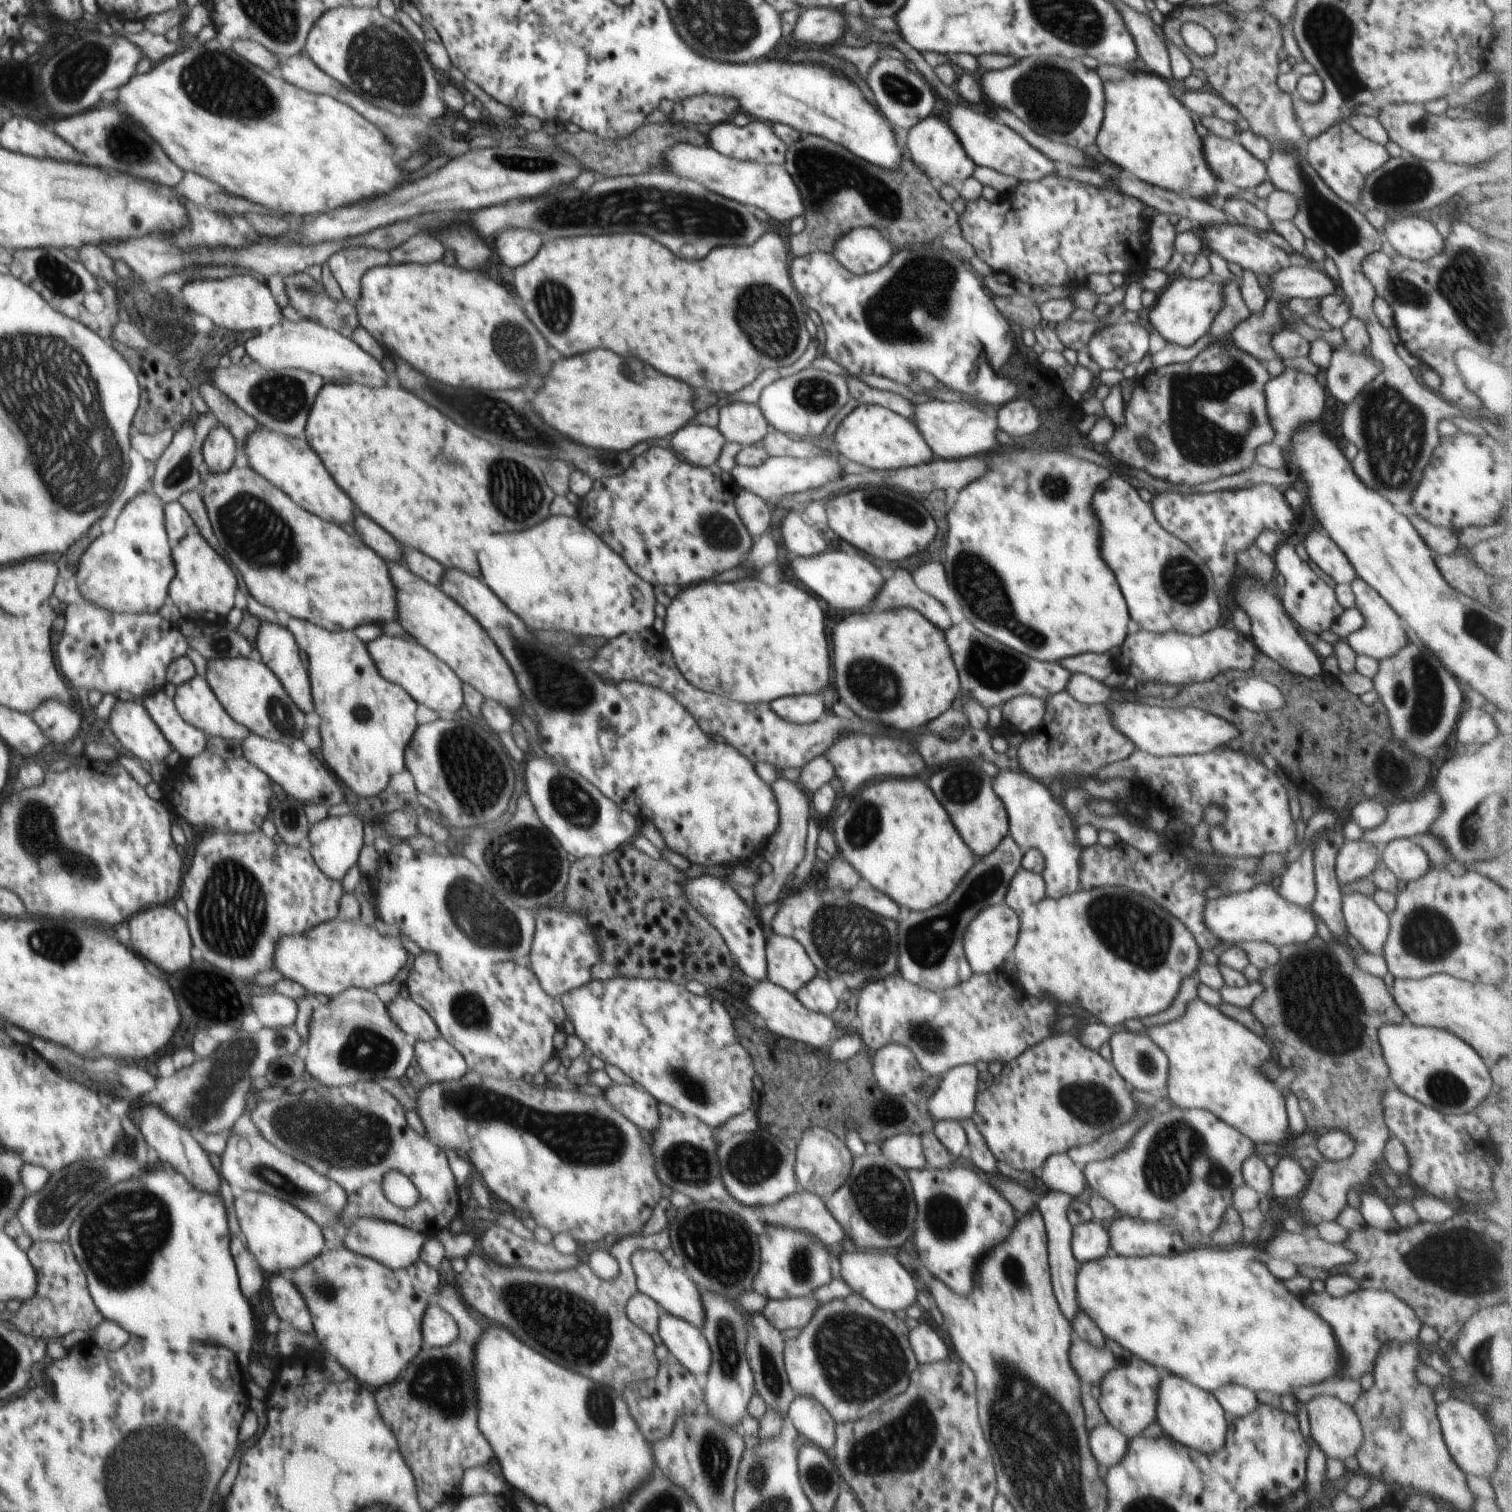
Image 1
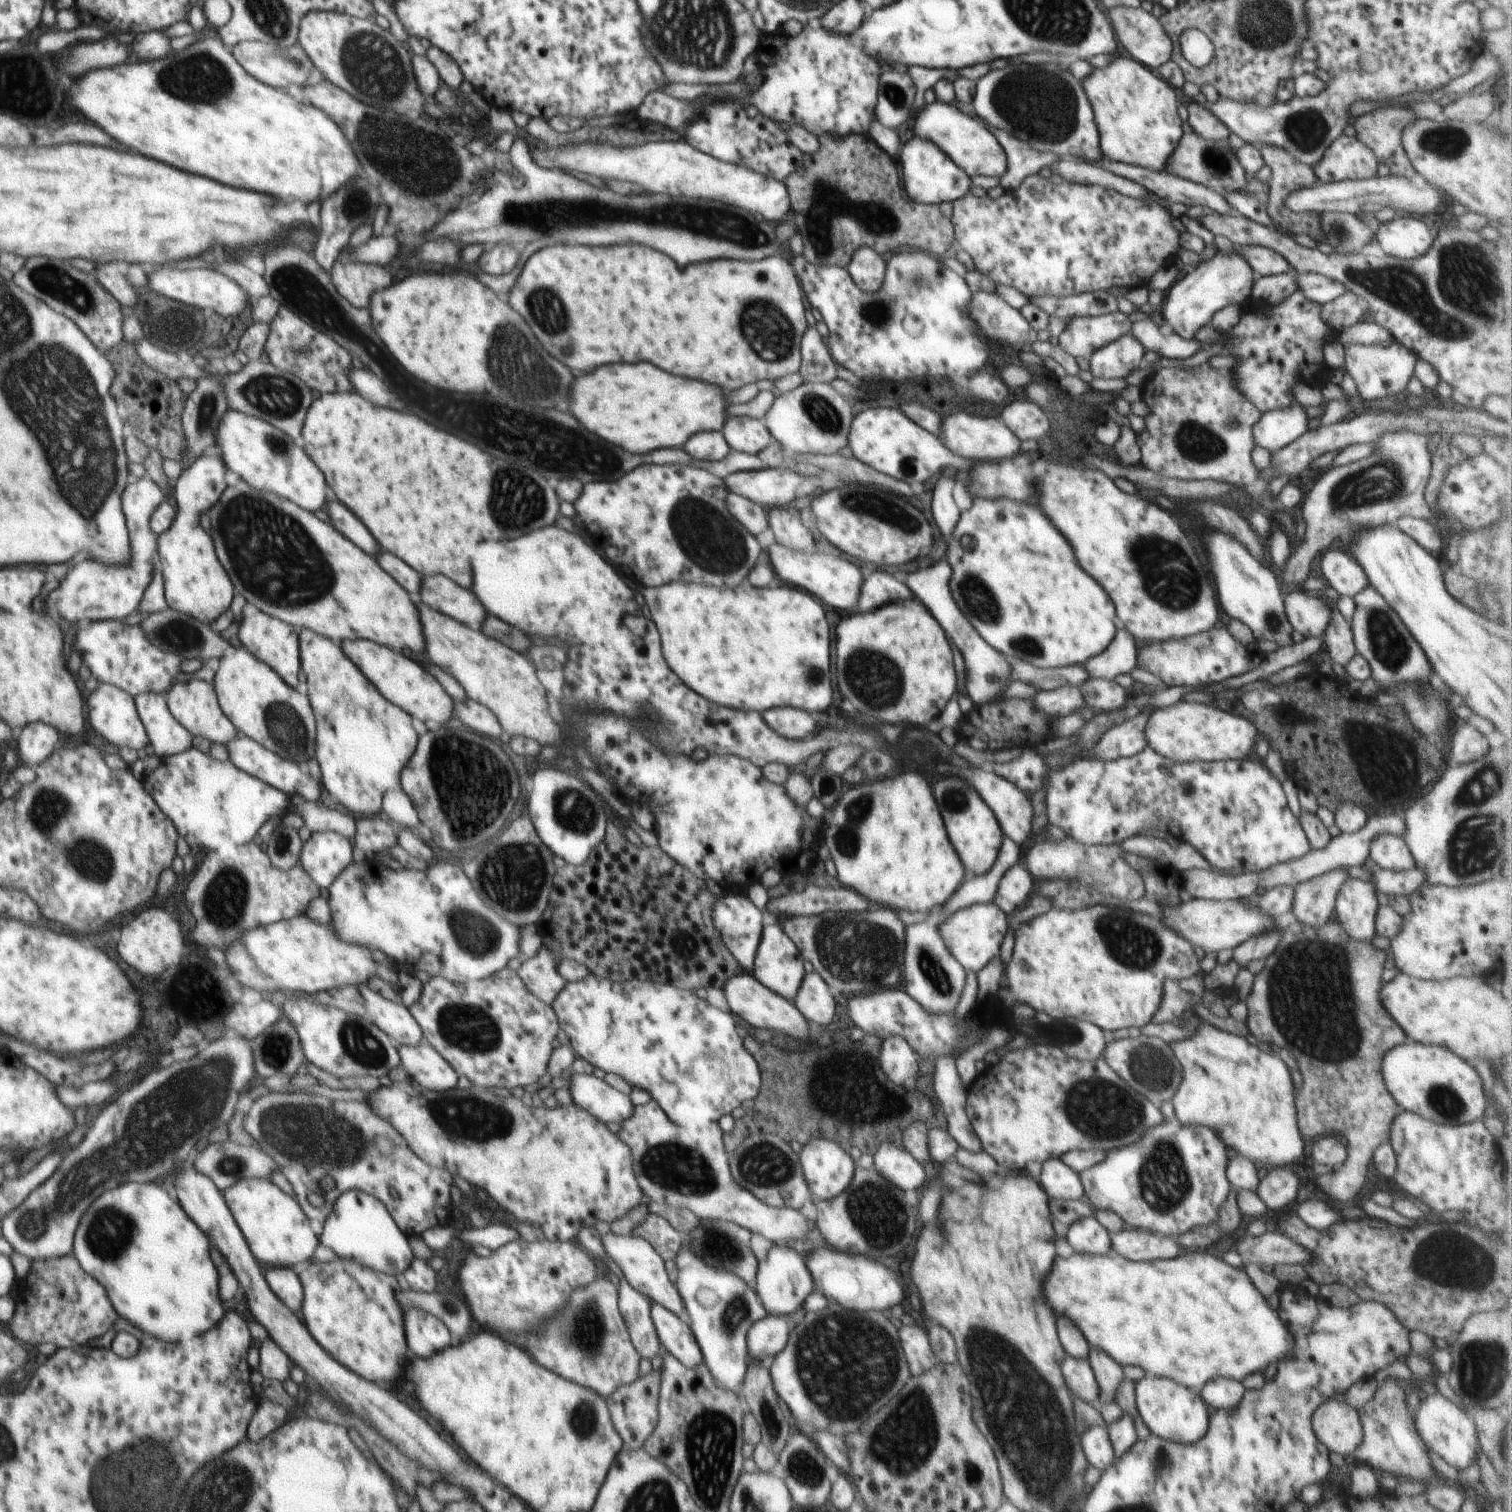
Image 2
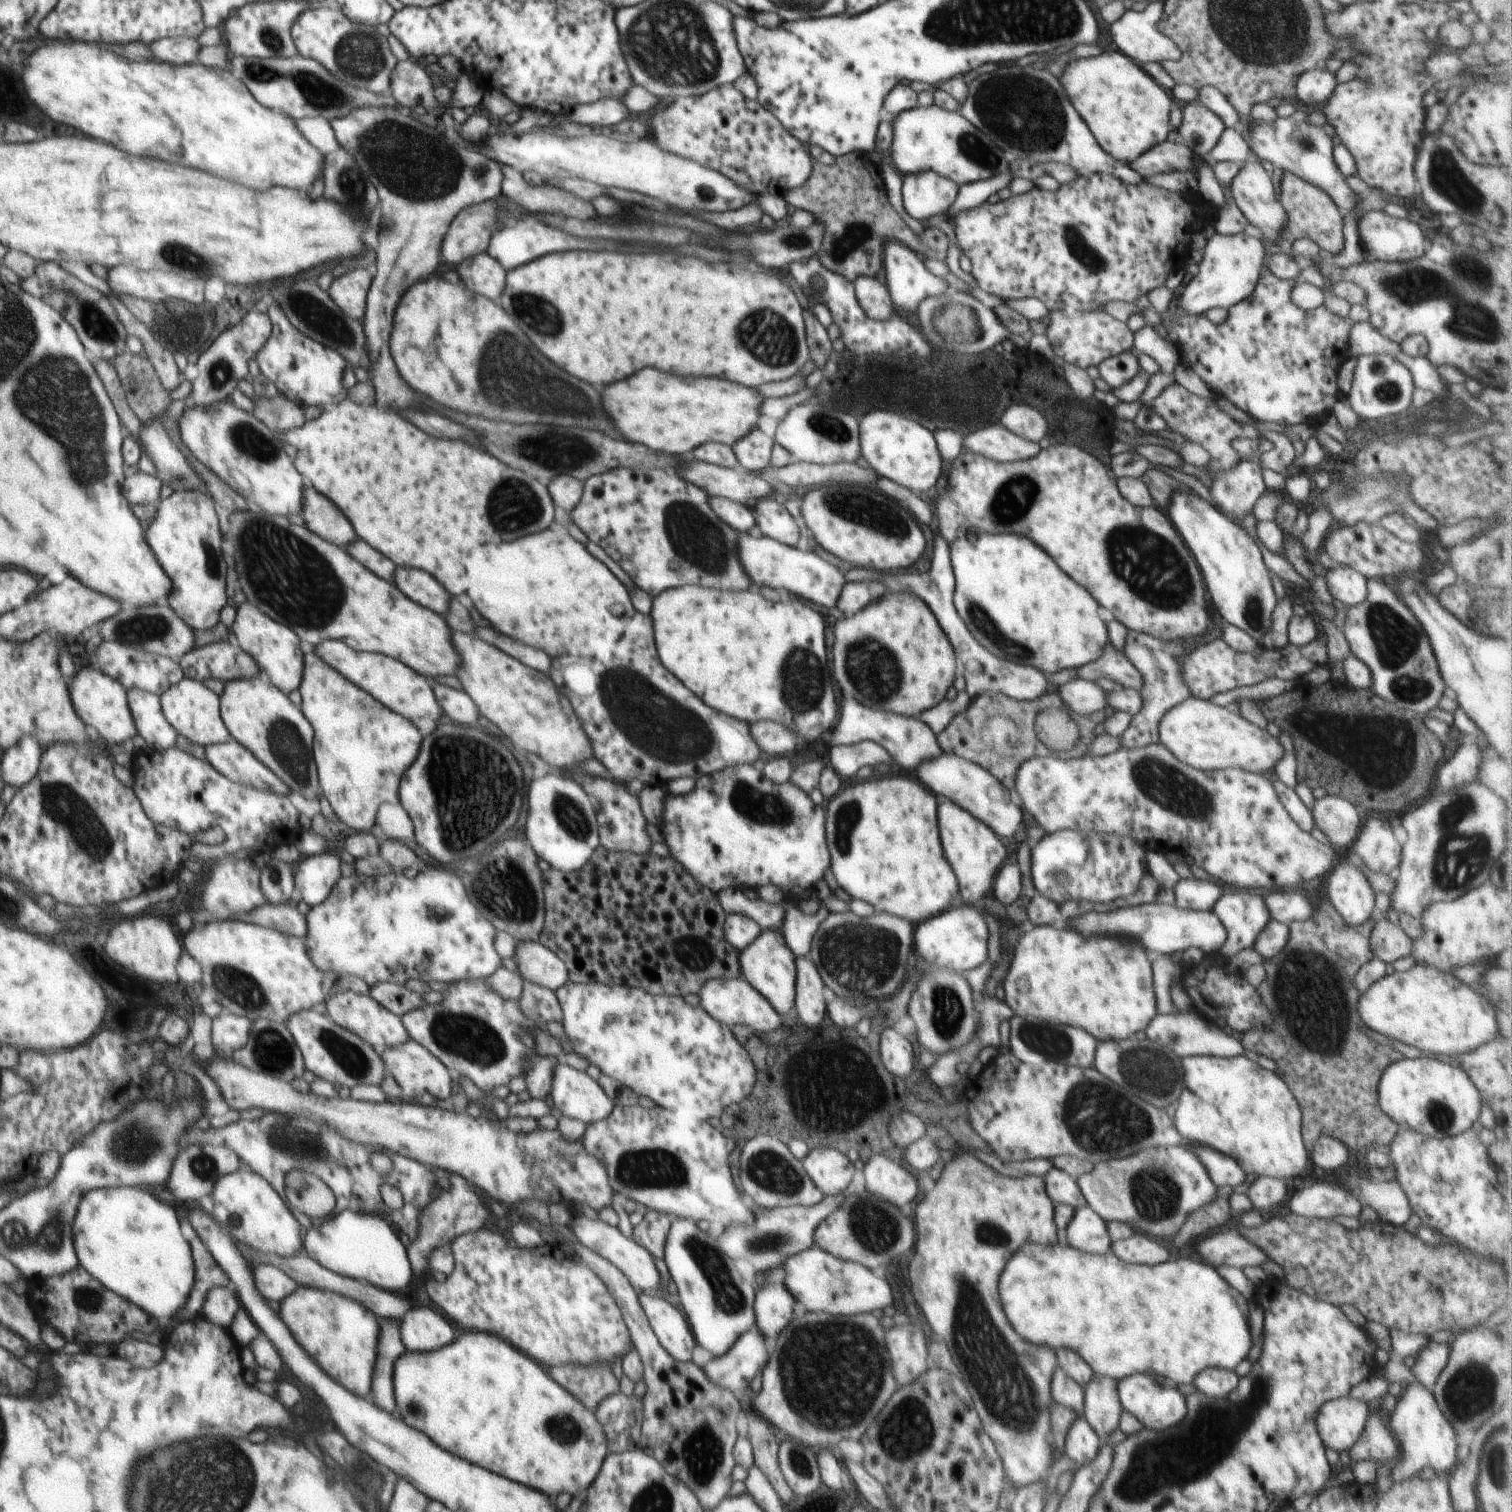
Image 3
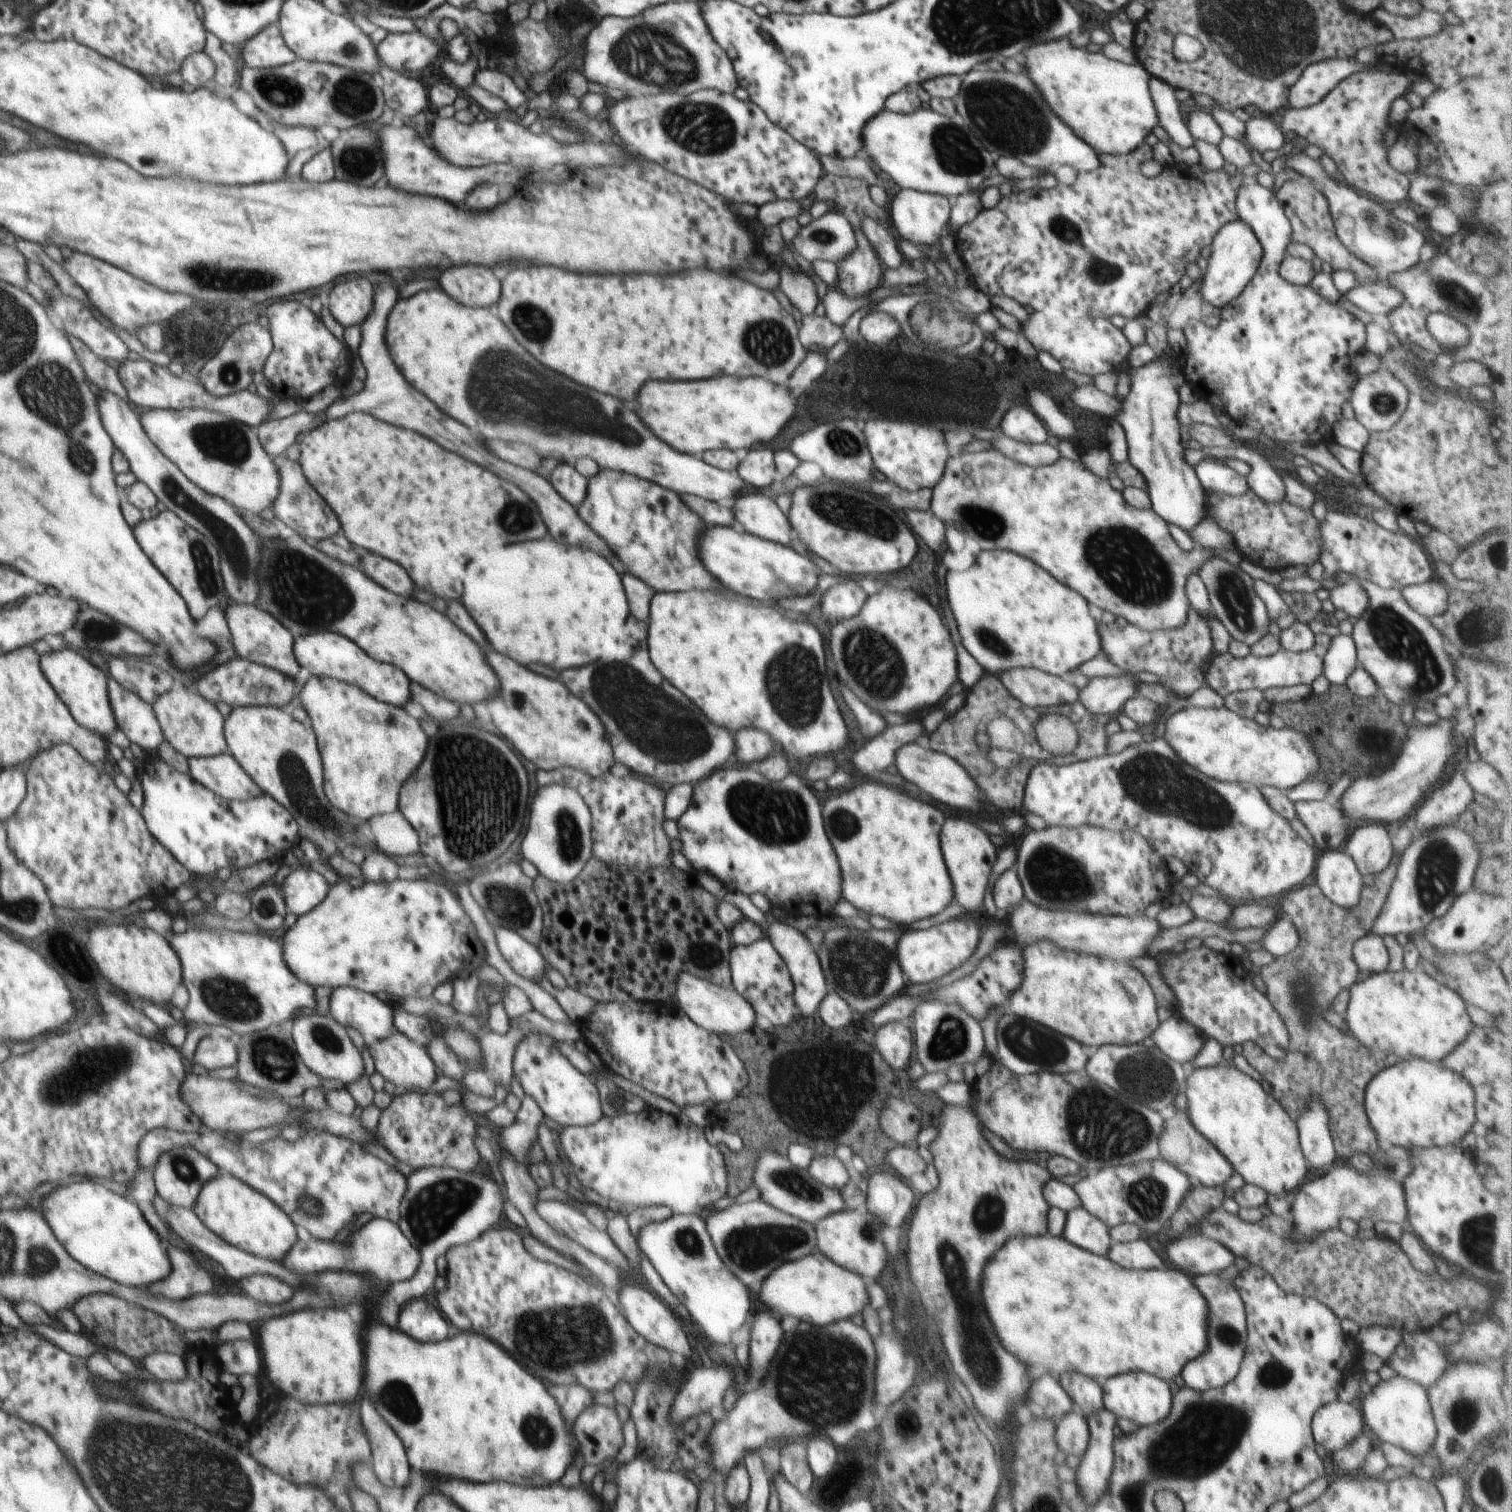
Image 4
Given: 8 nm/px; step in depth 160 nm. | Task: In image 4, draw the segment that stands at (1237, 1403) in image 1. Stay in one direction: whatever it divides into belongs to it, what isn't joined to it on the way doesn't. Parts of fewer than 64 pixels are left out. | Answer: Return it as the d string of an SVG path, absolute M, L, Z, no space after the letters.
M1217 1273L1195 1275L1193 1285L1203 1294L1209 1303L1207 1330L1209 1345L1205 1353L1189 1360L1182 1367L1180 1376L1186 1387L1195 1391L1217 1389L1228 1384L1238 1374L1241 1362L1244 1360L1247 1339L1247 1320L1244 1301L1232 1281L1219 1278Z

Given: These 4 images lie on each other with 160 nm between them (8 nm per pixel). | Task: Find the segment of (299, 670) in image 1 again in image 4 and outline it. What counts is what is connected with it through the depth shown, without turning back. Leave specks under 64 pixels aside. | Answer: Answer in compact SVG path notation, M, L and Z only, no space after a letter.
M246 603L228 605L225 617L238 657L273 668L296 680L296 674L298 674L301 666L298 664L293 651L295 638L285 626L282 626L281 622L278 622L266 610L260 610L256 606L246 606Z

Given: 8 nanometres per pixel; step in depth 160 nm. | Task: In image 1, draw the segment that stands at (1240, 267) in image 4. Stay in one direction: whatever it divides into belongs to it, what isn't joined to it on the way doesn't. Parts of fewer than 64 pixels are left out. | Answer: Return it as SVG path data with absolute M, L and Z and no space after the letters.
M1209 275L1199 280L1181 277L1172 282L1148 309L1143 320L1149 329L1156 330L1170 344L1188 348L1209 333L1218 312L1224 306L1224 292L1218 277Z

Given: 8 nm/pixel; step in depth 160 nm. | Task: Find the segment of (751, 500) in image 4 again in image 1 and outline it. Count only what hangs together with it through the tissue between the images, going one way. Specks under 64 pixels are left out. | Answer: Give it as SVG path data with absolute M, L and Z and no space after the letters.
M795 511L782 518L780 532L786 550L792 555L811 557L826 550L823 535L817 527L802 521Z

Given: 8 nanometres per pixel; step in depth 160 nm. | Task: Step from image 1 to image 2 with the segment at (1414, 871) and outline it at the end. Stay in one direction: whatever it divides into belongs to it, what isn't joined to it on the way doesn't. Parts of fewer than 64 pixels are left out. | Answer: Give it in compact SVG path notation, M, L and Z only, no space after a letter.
M1379 834L1372 839L1369 858L1379 867L1402 872L1415 868L1415 860L1409 846L1400 835Z

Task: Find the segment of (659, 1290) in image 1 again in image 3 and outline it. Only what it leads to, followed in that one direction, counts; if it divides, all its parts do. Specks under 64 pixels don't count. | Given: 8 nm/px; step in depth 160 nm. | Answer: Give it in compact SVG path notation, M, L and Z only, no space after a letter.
M574 1215L566 1226L580 1243L602 1255L602 1258L605 1258L608 1262L615 1264L616 1268L626 1275L626 1278L628 1278L634 1288L643 1291L659 1292L658 1287L660 1284L662 1285L663 1281L654 1265L654 1260L652 1260L651 1254L643 1246L634 1242L634 1239L626 1238L615 1226L604 1223L599 1218L593 1220L585 1215Z

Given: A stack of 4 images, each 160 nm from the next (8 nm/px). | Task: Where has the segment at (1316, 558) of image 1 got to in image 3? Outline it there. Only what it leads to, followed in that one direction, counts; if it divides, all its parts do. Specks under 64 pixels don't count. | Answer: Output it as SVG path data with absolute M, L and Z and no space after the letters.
M1326 551L1319 555L1320 563L1325 568L1325 579L1330 594L1350 608L1364 602L1367 597L1367 578L1356 569L1338 564Z

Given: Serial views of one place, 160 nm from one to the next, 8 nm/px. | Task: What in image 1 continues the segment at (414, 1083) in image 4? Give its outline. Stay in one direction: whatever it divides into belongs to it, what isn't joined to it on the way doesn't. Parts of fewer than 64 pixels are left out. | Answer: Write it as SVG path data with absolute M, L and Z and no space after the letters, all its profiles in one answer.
M442 1037L412 1044L417 1066L424 1072L424 1080L430 1078L440 1083L457 1081L468 1072L465 1058Z

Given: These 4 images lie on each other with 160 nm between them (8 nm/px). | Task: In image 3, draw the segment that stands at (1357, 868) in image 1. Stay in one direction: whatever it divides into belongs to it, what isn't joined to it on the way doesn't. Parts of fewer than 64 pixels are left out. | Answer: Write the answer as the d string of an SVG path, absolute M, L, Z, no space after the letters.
M1282 890L1262 898L1272 921L1292 926L1295 921L1306 921L1313 915L1315 902L1299 890Z

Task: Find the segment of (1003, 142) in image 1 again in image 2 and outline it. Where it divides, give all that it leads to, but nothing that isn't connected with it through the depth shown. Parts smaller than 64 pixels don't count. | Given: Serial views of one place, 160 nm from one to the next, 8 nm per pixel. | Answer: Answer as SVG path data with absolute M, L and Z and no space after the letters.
M934 101L924 105L914 120L914 136L929 140L942 149L954 164L966 174L973 176L998 177L1004 176L1007 169L1005 150L987 126L978 118L962 113L954 104Z

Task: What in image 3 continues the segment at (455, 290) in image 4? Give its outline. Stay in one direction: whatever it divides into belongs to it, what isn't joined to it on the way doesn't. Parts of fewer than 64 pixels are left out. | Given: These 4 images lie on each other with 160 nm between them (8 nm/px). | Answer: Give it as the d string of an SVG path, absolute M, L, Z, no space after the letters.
M478 254L474 260L464 260L462 264L458 264L456 270L470 292L474 290L474 294L482 294L490 300L502 296L506 270L500 264L496 264L496 260L488 254Z

